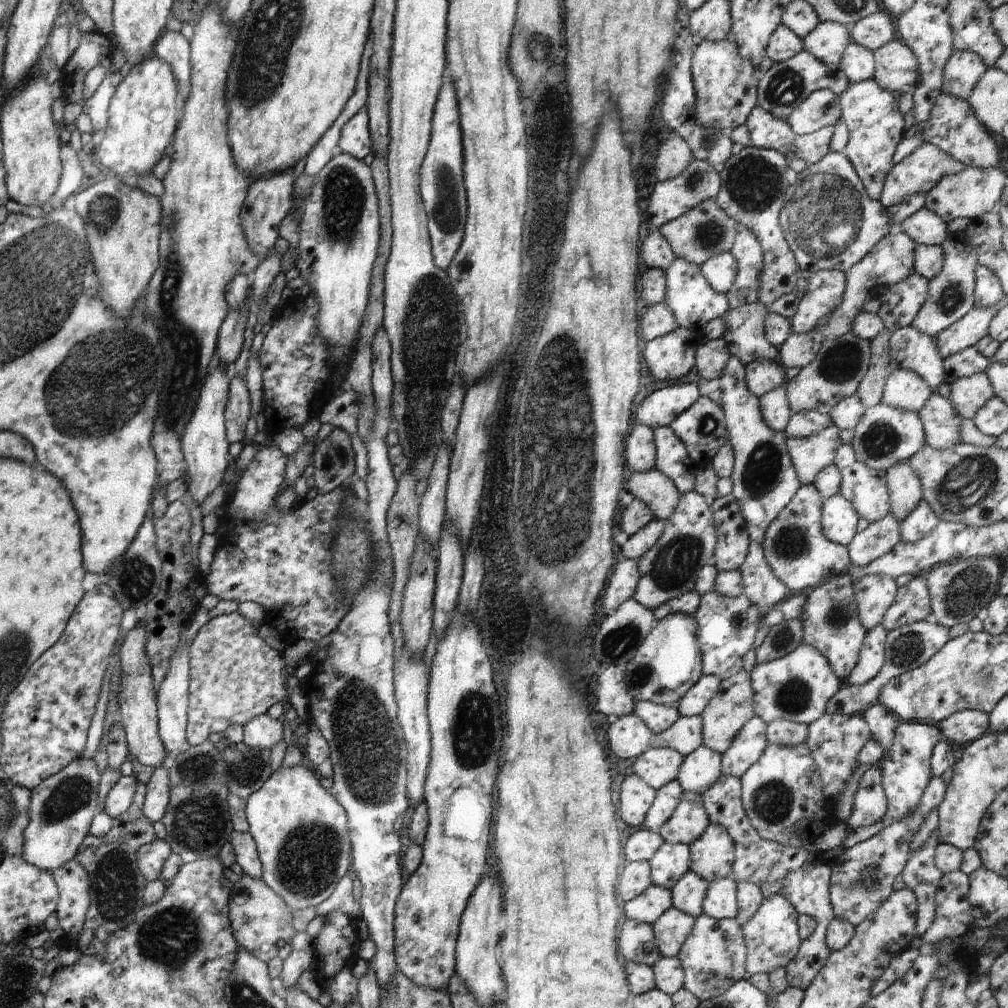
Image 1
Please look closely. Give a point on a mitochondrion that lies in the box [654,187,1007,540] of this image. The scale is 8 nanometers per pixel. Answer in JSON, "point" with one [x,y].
{"point":[970,482]}

